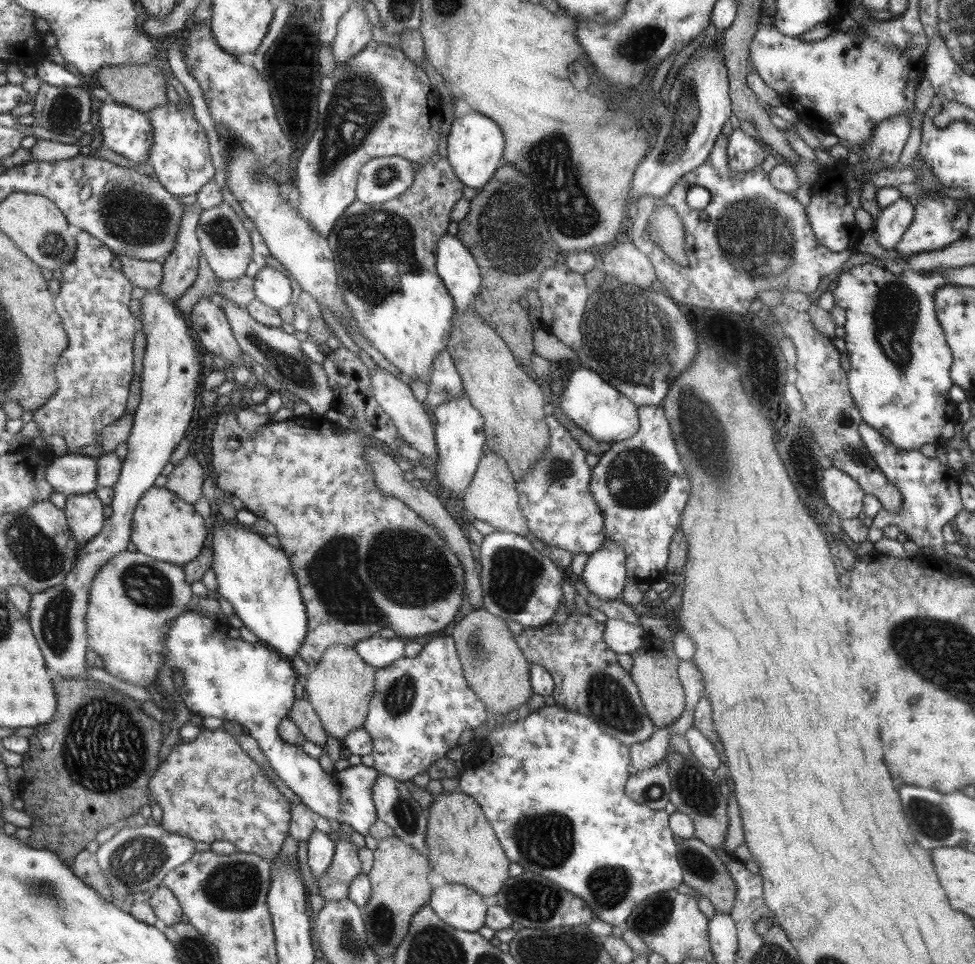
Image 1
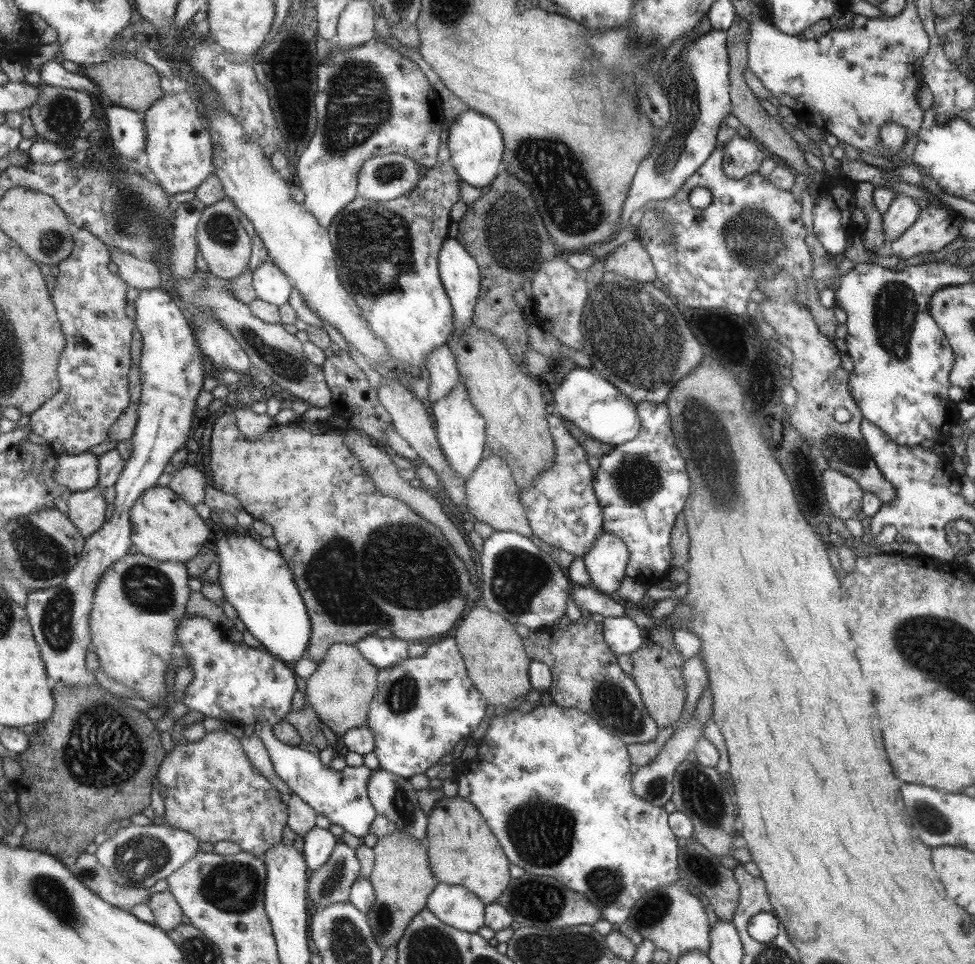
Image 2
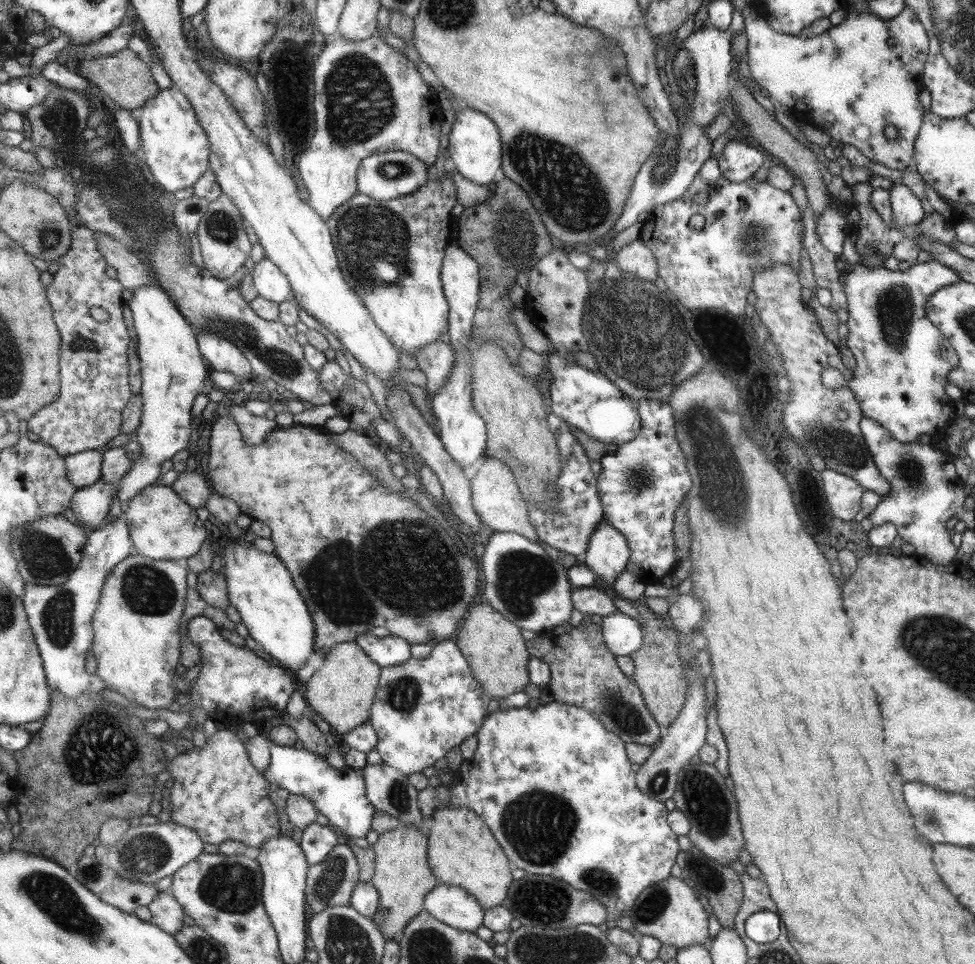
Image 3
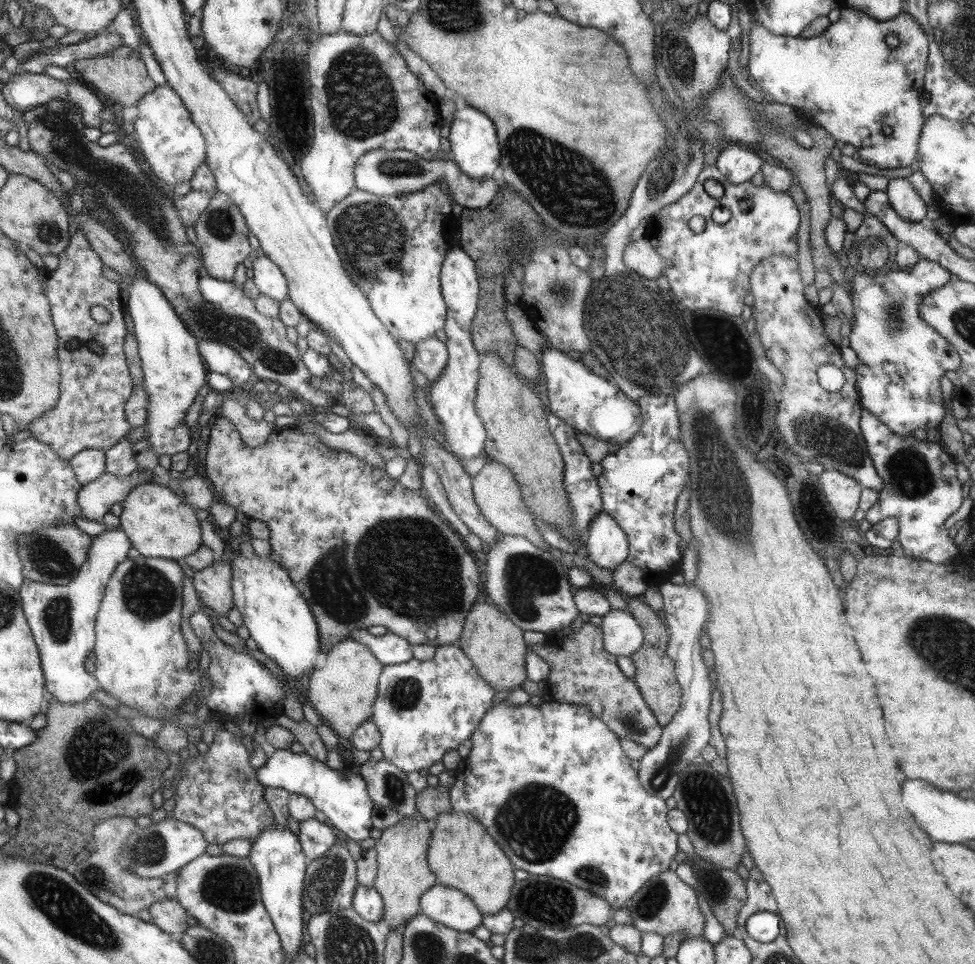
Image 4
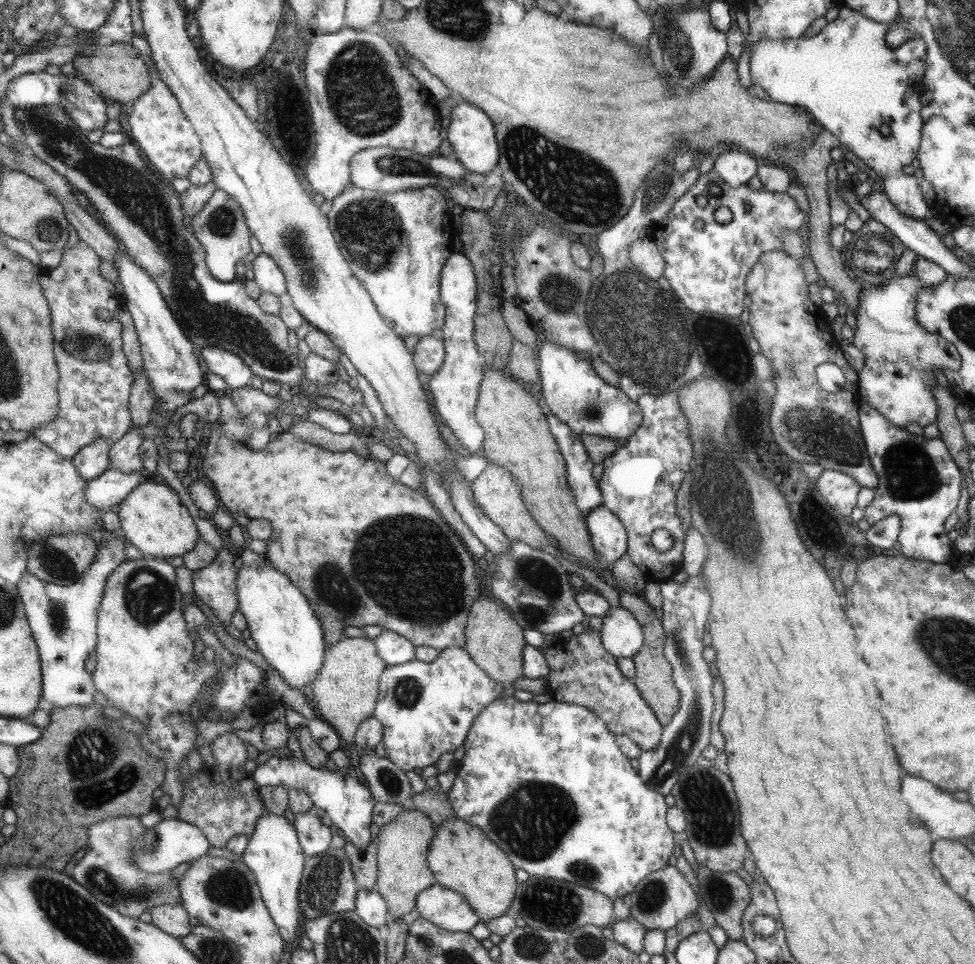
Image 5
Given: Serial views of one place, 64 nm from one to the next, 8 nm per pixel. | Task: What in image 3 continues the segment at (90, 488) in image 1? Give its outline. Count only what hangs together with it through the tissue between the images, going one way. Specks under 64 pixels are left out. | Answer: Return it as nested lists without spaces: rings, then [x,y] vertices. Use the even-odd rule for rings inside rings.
[[[100,449],[65,457],[69,480],[81,489],[99,482],[103,476],[104,452]]]

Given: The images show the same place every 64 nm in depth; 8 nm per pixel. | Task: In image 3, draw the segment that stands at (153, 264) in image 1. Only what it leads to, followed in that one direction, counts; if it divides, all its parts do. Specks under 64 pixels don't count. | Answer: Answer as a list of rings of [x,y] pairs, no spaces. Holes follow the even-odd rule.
[[[95,232],[98,246],[109,266],[113,266],[117,272],[117,278],[123,283],[125,290],[135,290],[141,286],[153,285],[151,269],[142,260],[140,255],[128,251],[115,238],[103,232]]]

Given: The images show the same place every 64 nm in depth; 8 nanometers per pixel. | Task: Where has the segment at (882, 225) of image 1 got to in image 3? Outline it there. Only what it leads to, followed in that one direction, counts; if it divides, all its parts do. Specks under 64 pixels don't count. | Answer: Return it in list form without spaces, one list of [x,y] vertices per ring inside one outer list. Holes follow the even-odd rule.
[[[892,182],[888,190],[891,218],[896,226],[914,226],[923,220],[923,209],[919,198],[899,183]]]

